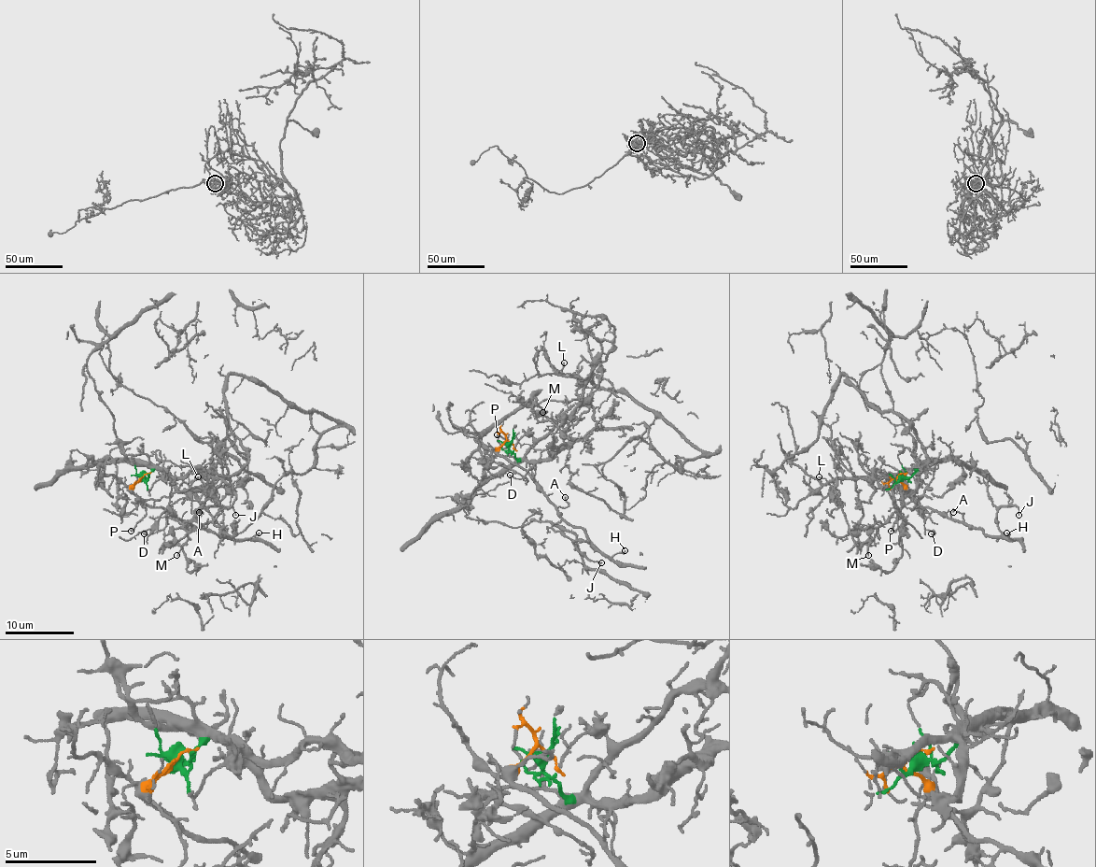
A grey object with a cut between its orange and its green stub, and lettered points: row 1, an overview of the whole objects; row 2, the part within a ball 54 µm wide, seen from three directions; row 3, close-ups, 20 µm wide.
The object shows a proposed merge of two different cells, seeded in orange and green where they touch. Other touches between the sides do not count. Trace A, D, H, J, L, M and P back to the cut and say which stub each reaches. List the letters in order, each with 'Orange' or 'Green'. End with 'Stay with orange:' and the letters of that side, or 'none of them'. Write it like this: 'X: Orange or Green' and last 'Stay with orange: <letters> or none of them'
A: Orange
D: Orange
H: Orange
J: Orange
L: Green
M: Green
P: Orange
Stay with orange: A, D, H, J, P

